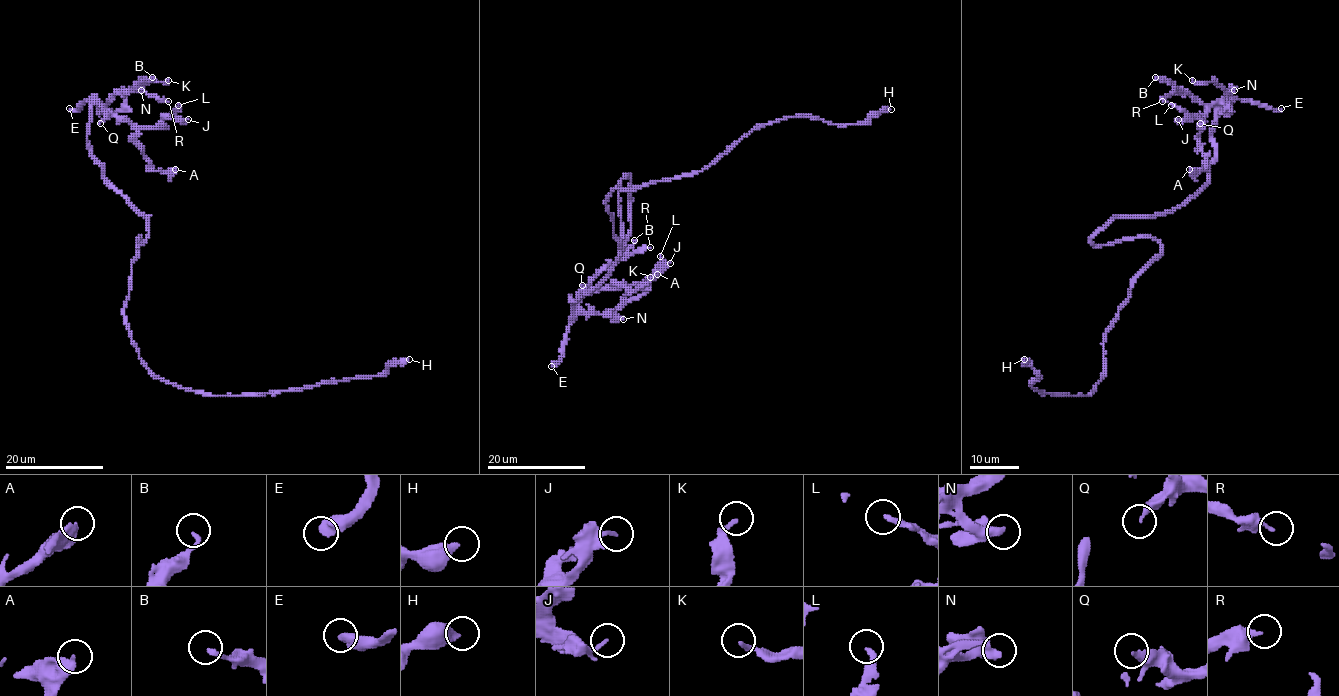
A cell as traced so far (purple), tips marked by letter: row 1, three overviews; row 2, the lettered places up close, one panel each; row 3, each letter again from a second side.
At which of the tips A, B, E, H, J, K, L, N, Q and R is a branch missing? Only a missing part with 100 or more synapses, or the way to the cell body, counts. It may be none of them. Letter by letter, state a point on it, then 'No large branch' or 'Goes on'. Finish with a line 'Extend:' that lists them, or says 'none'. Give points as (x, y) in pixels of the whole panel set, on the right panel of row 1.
A: Place: (1189, 169). No large branch
B: Place: (1155, 77). No large branch
E: Place: (1281, 108). Goes on
H: Place: (1024, 359). No large branch
J: Place: (1178, 119). No large branch
K: Place: (1192, 80). No large branch
L: Place: (1171, 105). No large branch
N: Place: (1234, 90). No large branch
Q: Place: (1200, 123). No large branch
R: Place: (1162, 101). No large branch
Extend: E

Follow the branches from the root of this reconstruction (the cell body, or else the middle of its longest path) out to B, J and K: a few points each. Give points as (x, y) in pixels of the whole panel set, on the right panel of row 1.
B: (1160, 245), (1146, 237), (1092, 242), (1115, 218), (1171, 212), (1208, 179), (1221, 101), (1205, 106), (1155, 77)
J: (1160, 245), (1092, 238), (1119, 217), (1171, 212), (1206, 181), (1221, 101), (1200, 127), (1198, 118), (1178, 119)
K: (1160, 245), (1092, 238), (1206, 181), (1229, 101), (1192, 80)

